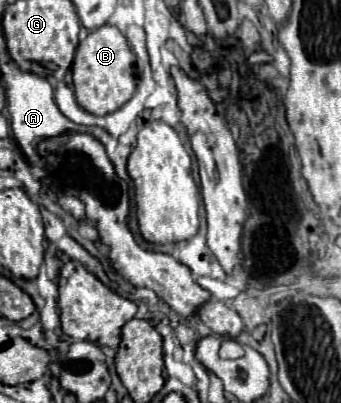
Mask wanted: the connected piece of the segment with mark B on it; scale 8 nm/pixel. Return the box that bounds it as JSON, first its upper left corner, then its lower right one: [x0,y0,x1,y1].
[72,26,138,116]

